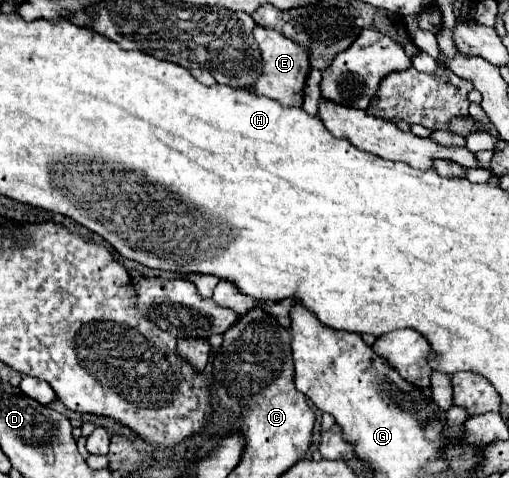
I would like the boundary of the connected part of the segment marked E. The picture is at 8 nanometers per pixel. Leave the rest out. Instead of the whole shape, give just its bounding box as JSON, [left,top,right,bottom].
[241,27,311,107]

